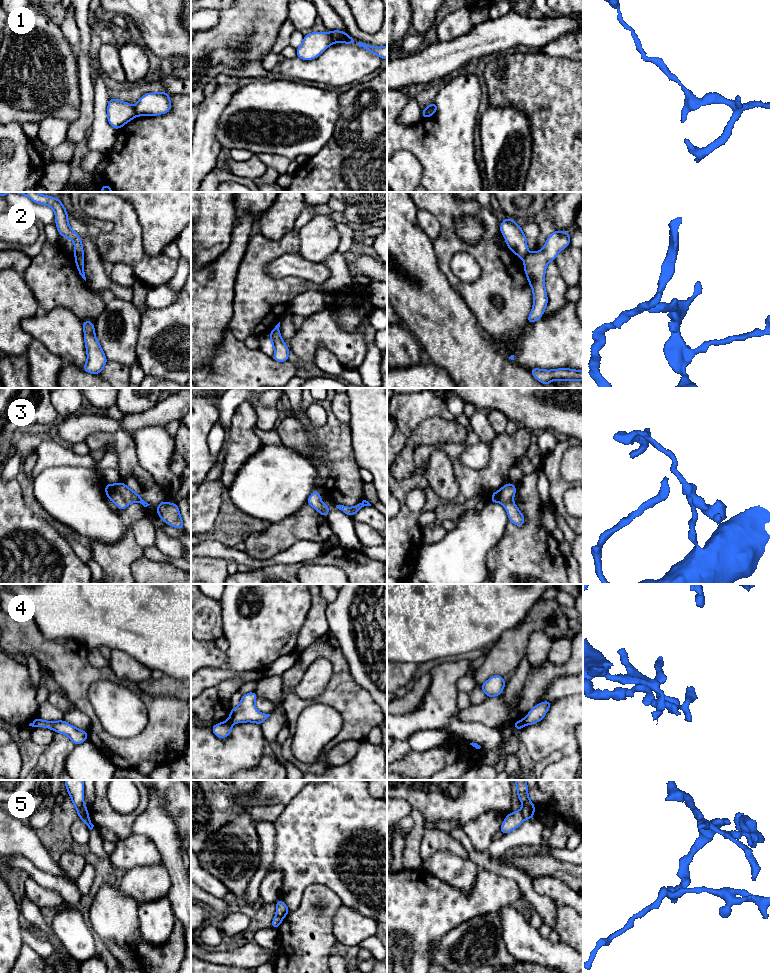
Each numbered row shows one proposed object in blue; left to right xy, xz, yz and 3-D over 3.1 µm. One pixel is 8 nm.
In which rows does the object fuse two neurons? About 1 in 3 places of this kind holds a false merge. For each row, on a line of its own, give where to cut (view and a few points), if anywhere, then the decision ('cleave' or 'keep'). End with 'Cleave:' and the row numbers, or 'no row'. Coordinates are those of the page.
1: cut xy (134, 106), (134, 111), (137, 115); cleave
2: cut xy (75, 253), (82, 255); cleave
3: cut yz (499, 490), (499, 499), (502, 502), (512, 501); cleave
4: cut yz (522, 719), (524, 725); cleave
5: cut yz (520, 810), (525, 818); cleave
Cleave: 1, 2, 3, 4, 5

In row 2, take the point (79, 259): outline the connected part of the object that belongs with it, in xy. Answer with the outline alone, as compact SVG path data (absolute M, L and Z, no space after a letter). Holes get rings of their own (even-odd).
M74 255L76 266L79 274L86 281L85 272L84 272L84 256L83 255Z

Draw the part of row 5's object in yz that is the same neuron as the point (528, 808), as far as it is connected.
M514 780L517 787L517 796L522 803L522 815L525 819L534 817L535 805L531 802L528 796L528 786L526 780Z

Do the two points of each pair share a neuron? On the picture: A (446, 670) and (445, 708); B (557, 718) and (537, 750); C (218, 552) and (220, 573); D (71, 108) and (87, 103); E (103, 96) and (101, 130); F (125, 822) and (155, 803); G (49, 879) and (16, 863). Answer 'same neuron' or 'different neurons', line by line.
A: same neuron
B: same neuron
C: different neurons
D: different neurons
E: same neuron
F: different neurons
G: same neuron

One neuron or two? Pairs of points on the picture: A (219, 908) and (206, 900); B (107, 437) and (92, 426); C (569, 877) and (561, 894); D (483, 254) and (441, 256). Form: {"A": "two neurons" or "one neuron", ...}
{"A": "one neuron", "B": "two neurons", "C": "two neurons", "D": "one neuron"}

